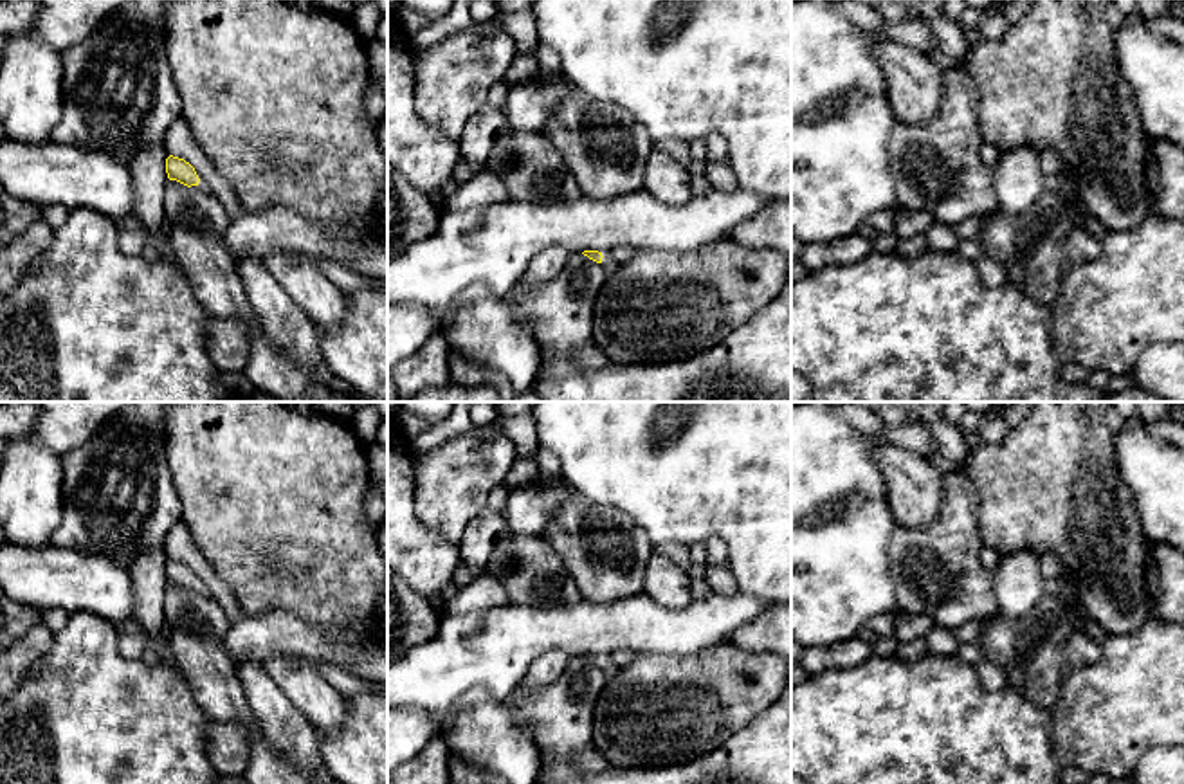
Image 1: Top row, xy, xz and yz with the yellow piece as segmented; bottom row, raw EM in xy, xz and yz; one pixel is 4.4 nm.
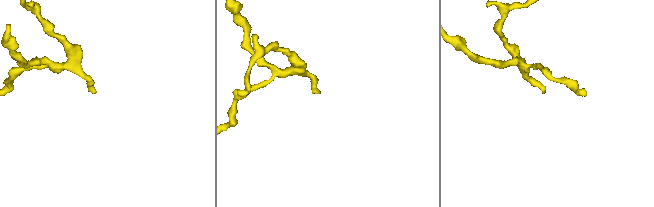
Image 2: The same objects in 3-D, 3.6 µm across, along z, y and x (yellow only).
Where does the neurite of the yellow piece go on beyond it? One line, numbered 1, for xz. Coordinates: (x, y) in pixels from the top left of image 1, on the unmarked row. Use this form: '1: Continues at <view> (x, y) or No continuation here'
1: Continues at xz (610, 667)

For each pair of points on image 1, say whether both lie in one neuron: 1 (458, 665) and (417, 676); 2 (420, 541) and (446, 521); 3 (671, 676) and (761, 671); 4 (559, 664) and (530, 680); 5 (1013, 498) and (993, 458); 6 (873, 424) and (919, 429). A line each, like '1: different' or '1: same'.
1: same
2: different
3: same
4: same
5: same
6: same

